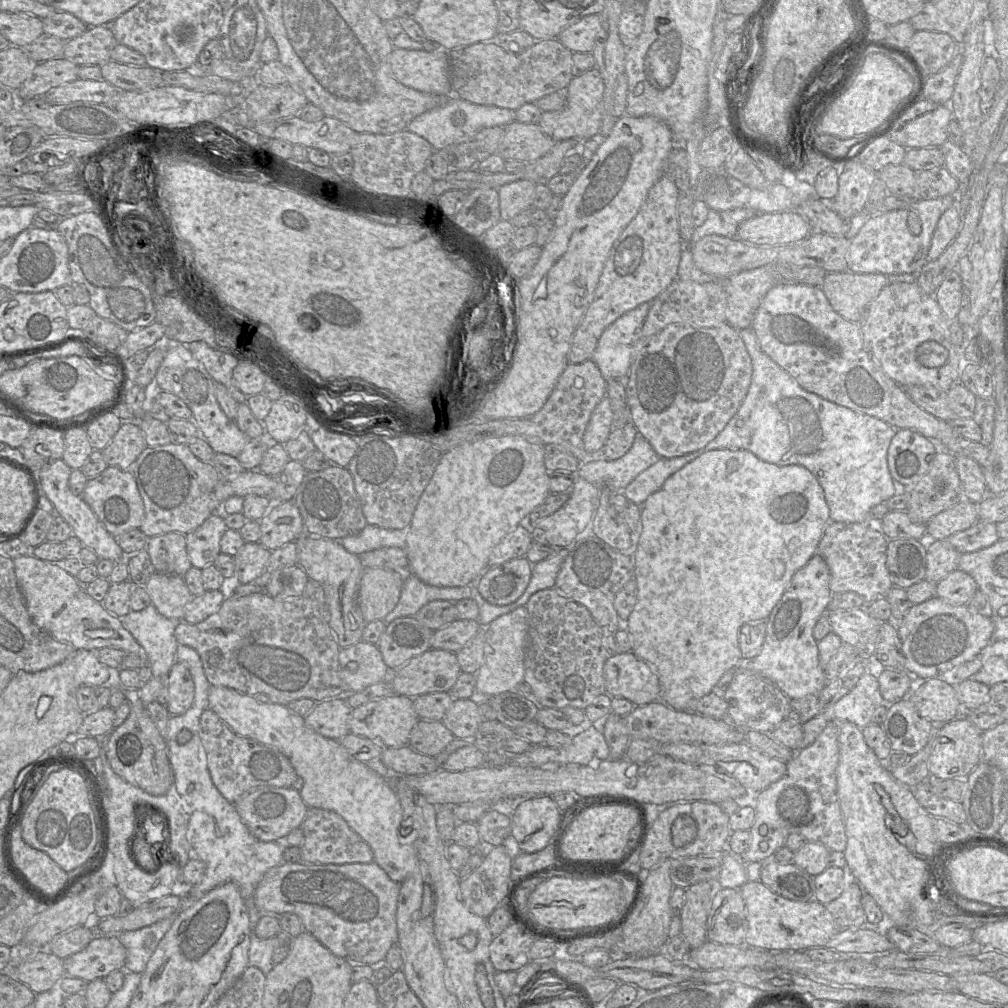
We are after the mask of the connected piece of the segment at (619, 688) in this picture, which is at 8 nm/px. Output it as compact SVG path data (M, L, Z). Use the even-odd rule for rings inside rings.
M633 652L610 656L604 665L604 679L606 693L612 698L627 699L635 706L660 700L658 675L653 667Z

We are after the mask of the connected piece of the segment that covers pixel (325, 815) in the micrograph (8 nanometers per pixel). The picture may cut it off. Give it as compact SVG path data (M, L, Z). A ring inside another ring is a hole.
M309 808L299 826L304 834L301 862L308 864L369 863L374 855L369 845L356 834L338 814L319 808Z

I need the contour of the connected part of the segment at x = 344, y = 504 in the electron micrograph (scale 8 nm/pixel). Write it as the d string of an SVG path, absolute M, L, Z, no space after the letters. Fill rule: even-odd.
M333 465L324 470L307 472L292 500L302 516L304 534L338 540L360 532L367 525L347 467Z

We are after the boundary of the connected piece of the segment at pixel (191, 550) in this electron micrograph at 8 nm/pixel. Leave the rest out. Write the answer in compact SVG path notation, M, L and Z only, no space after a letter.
M220 509L219 512L210 515L194 531L185 535L186 548L192 567L202 570L213 564L215 558L221 553L220 540L227 530L225 516Z

